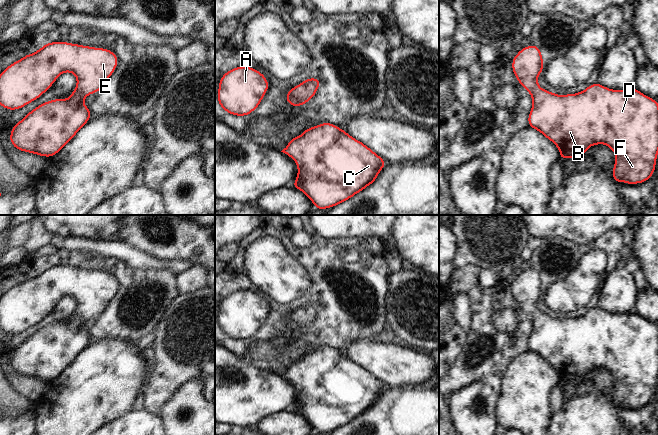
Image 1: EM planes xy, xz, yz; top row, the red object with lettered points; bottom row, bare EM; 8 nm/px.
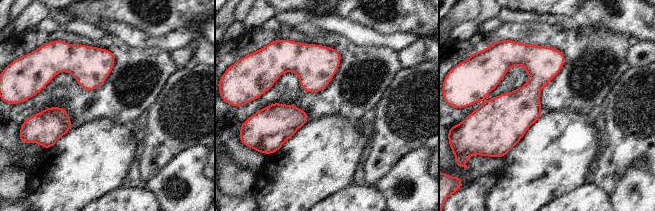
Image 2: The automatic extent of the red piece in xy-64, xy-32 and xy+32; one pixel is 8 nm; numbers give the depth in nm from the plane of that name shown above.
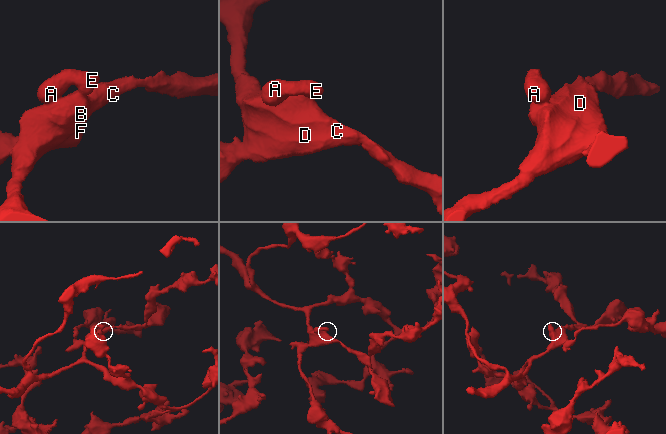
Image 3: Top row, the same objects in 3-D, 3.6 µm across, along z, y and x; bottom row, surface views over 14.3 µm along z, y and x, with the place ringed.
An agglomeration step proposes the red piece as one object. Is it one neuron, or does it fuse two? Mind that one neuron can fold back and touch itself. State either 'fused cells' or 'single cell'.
single cell

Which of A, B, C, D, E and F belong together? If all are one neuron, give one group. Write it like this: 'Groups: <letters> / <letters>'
Groups: A B C D E F.

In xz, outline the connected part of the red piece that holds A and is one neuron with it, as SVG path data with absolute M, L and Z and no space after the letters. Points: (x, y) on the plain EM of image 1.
M239 290L227 295L219 304L217 323L220 331L234 340L248 340L261 327L269 308L258 294Z

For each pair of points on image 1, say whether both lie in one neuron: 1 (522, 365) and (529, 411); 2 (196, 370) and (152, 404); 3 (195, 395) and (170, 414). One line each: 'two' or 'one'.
1: one
2: one
3: one

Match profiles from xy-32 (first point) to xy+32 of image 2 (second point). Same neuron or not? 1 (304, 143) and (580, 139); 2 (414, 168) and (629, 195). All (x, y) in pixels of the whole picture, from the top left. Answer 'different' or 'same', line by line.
1: same
2: same

